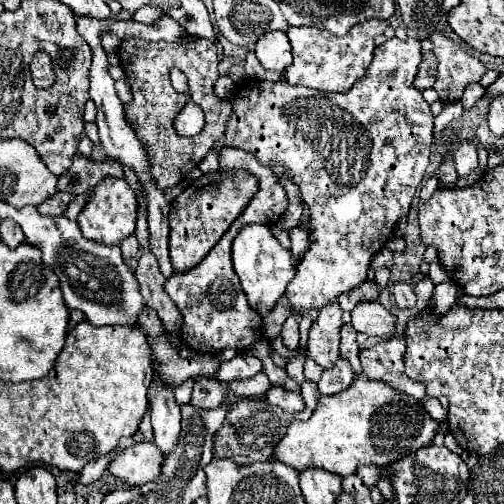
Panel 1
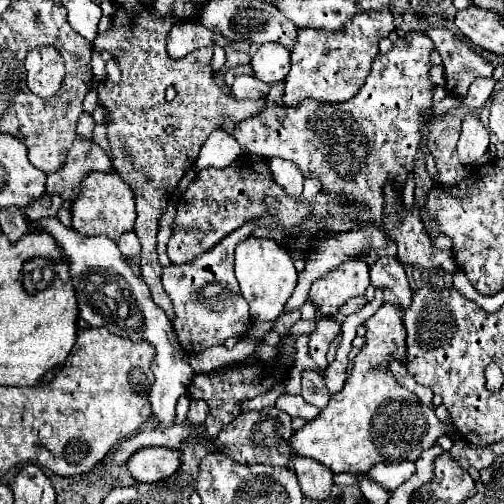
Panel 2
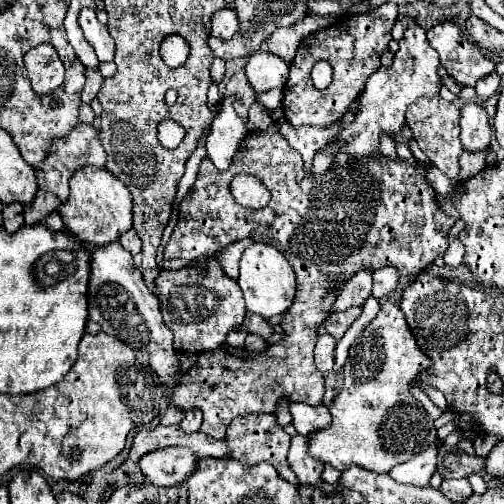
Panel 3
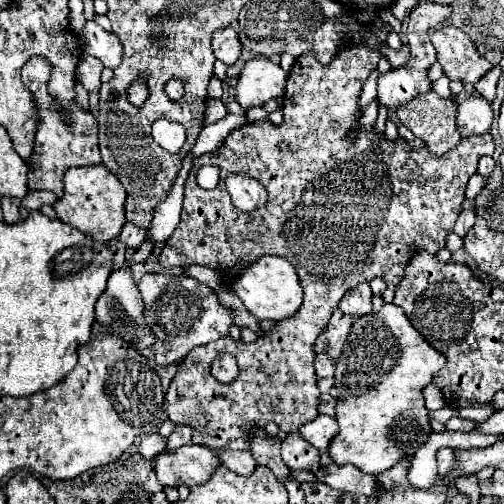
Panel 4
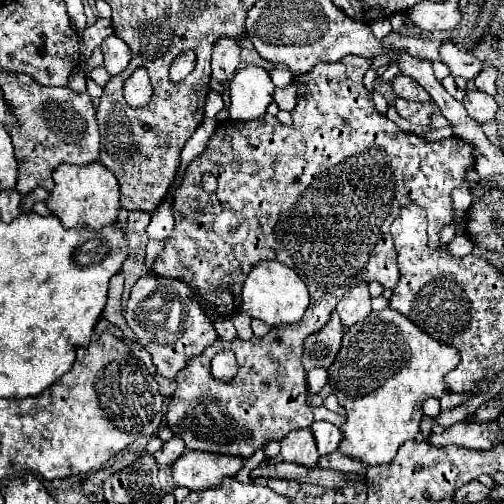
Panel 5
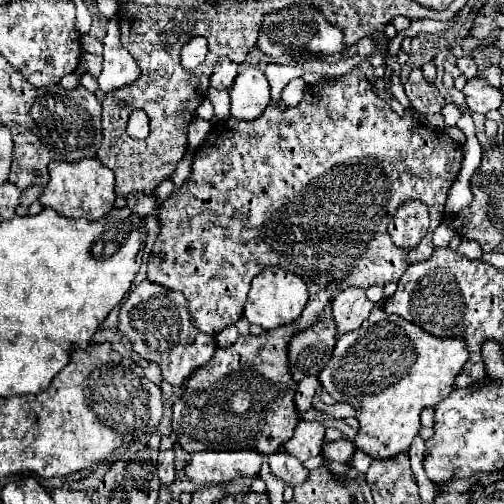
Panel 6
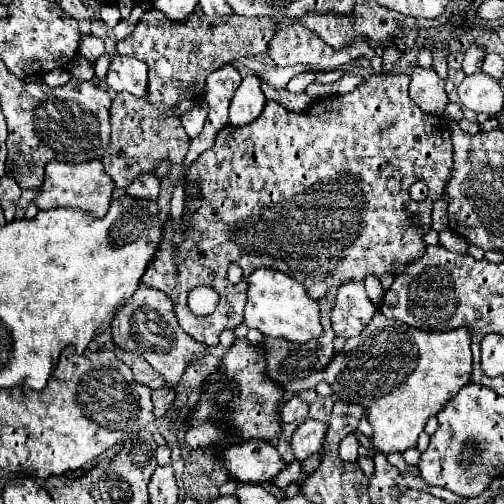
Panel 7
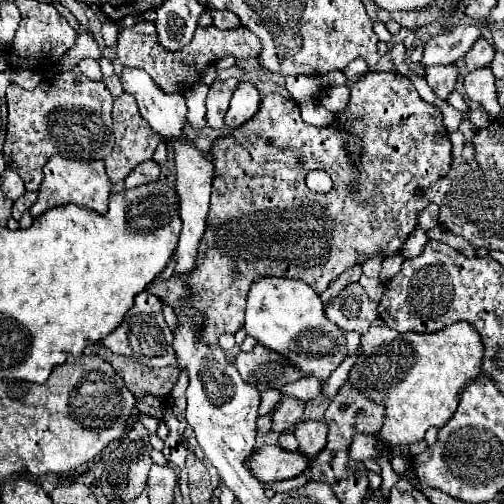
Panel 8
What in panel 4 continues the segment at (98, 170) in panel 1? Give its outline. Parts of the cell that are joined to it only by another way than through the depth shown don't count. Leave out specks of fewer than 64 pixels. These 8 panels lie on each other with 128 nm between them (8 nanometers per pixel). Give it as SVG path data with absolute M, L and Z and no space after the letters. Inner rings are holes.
M32 58L22 68L22 82L32 92L36 108L38 108L38 130L36 130L36 142L34 152L26 160L28 164L28 190L50 190L58 198L62 196L62 176L72 166L88 166L88 164L100 164L100 150L98 150L98 122L96 118L74 104L56 104L46 88L50 76L50 64L48 60ZM62 112L72 114L72 124L66 122L66 116Z

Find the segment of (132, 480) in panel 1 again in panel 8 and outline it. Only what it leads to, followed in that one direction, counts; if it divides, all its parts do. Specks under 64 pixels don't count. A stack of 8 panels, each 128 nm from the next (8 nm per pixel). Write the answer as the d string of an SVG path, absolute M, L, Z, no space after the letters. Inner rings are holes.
M262 446L248 458L248 470L262 482L290 480L306 472L310 458L302 452L288 452L280 446Z

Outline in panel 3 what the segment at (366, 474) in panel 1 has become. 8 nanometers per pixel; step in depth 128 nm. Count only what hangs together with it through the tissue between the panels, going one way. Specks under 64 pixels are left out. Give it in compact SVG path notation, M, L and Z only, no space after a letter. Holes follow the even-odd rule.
M436 438L424 452L420 452L416 458L392 468L390 476L396 482L404 482L404 484L414 484L414 486L430 486L430 478L436 472L436 454L438 454L438 446L440 440Z

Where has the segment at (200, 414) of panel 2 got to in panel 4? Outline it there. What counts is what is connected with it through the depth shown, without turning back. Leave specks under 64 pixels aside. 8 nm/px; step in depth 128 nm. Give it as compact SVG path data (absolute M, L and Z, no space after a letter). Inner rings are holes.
M178 426L168 438L166 438L166 450L164 452L174 452L176 448L184 446L184 444L190 444L190 438L192 438L192 428L188 426Z

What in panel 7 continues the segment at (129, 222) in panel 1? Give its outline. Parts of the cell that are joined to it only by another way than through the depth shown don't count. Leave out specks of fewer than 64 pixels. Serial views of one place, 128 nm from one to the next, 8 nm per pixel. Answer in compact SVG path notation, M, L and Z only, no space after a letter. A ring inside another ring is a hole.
M88 160L82 164L72 164L72 162L48 162L46 164L46 178L40 188L38 198L34 204L38 210L48 210L48 208L82 208L86 212L92 212L96 218L102 218L108 212L110 200L112 200L112 178L104 172L104 166L100 160Z

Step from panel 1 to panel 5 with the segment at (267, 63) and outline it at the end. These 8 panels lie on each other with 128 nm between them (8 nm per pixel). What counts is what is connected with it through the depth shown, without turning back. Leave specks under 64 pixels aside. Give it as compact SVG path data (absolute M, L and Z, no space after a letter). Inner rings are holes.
M246 66L230 80L230 118L252 120L266 114L274 96L274 84L260 66Z

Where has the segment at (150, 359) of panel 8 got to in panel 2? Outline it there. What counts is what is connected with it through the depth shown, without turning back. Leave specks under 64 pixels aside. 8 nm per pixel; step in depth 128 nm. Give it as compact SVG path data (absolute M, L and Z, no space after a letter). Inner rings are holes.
M244 224L244 228L238 228L192 262L180 266L172 264L162 270L162 286L172 300L176 314L172 324L180 346L190 356L210 346L224 344L226 338L240 338L250 330L252 320L248 314L248 302L244 300L234 276L234 248L248 238L254 228L254 224Z

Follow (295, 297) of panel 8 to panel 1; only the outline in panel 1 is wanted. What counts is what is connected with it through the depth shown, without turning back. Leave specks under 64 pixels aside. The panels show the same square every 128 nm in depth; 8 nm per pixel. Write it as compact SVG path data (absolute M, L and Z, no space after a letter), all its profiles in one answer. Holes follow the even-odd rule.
M248 224L240 230L240 234L234 238L232 244L232 260L234 260L234 272L240 278L242 290L248 296L252 310L256 310L262 318L276 306L278 298L284 296L286 286L294 278L298 266L290 250L280 246L280 242L274 238L272 230L266 224Z

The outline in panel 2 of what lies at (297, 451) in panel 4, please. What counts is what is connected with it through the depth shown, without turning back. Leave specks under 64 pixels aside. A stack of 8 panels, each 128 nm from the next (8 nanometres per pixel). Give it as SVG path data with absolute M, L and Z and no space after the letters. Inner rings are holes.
M294 454L292 466L304 496L312 500L326 500L330 496L334 482L332 482L332 472L324 464L318 464L316 460Z

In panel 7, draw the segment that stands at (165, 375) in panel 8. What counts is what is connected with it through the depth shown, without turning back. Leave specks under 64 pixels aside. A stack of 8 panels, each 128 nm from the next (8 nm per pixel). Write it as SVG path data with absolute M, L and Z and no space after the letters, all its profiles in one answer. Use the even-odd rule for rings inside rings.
M112 342L104 344L102 348L112 350L118 360L122 360L124 364L128 364L128 366L132 368L134 380L136 380L138 384L144 384L144 386L148 386L148 388L152 388L152 390L158 390L158 388L162 388L162 386L166 384L164 378L162 378L156 370L152 370L152 366L150 366L142 356L138 356L138 354L134 354L134 352L124 352L122 348L116 348Z

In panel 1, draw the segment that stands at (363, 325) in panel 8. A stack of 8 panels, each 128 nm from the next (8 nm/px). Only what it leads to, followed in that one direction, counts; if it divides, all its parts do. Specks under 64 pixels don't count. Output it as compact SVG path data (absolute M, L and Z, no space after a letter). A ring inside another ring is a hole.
M392 38L374 50L374 60L364 78L358 80L348 92L332 96L304 86L288 86L284 78L276 84L248 78L246 82L252 82L254 86L242 88L232 98L234 114L228 120L226 144L254 154L264 166L272 160L286 166L288 174L300 186L300 194L312 214L314 230L310 234L310 248L300 260L298 272L286 292L286 298L296 310L296 314L284 322L280 334L288 350L298 348L298 322L302 318L298 312L328 306L340 294L364 284L370 258L380 250L380 246L384 246L386 238L394 234L394 224L398 218L406 216L410 210L410 202L420 188L428 166L434 126L430 106L422 98L422 92L418 92L412 84L420 62L420 40Z

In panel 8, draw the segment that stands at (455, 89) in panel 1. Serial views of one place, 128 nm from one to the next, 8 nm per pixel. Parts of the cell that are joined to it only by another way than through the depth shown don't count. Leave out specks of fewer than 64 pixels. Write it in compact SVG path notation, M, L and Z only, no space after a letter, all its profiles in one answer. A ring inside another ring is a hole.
M476 40L476 44L470 48L470 52L464 56L466 60L466 68L472 72L472 70L478 70L478 68L484 68L492 62L494 58L494 46L486 40Z

